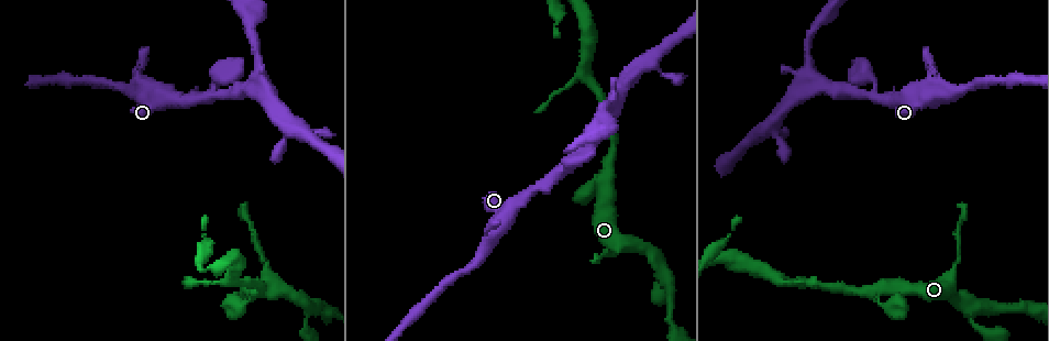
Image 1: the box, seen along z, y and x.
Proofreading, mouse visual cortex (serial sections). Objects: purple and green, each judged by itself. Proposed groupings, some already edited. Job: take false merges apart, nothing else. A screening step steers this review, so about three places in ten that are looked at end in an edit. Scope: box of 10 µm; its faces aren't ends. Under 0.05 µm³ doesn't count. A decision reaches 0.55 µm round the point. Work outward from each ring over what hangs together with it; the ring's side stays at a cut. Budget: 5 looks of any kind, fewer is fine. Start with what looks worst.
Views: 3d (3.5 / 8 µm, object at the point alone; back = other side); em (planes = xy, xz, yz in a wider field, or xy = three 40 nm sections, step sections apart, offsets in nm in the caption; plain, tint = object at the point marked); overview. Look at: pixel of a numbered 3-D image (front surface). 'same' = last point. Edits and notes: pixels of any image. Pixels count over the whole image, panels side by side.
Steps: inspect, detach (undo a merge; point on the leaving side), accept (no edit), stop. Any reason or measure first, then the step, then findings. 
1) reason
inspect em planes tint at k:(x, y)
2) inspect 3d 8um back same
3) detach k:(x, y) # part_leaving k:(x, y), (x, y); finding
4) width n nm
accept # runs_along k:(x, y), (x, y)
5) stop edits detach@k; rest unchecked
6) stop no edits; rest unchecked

narrows sharply
inspect 3d 3.5um at 1:(144, 90)

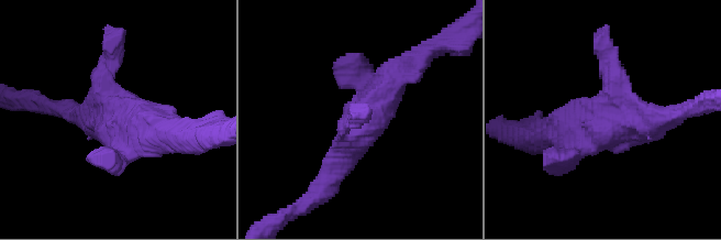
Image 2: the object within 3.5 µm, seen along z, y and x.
inspect em xy step 5 tint at 2:(620, 114)

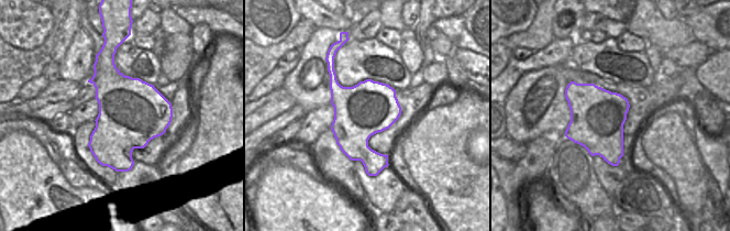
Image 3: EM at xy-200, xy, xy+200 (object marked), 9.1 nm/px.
accept # all the same cell

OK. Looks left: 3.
sudden change in width
inspect 3d 8um at 1:(953, 263)

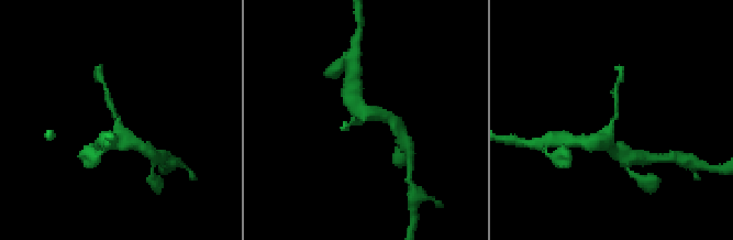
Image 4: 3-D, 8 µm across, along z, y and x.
now the EM
inspect em planes tint same

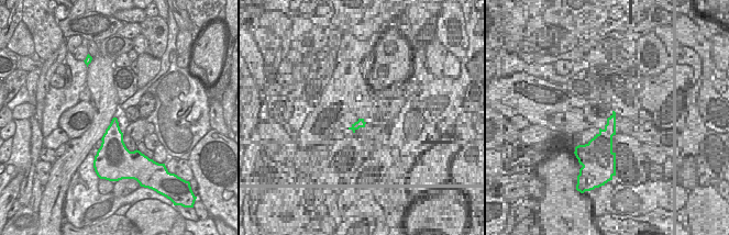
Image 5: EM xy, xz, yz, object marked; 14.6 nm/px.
accept # runs_along 4:(595, 142), (607, 140), (617, 113), (614, 91); continuous, no second cell

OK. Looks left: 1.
stop no edits; rest unchecked

